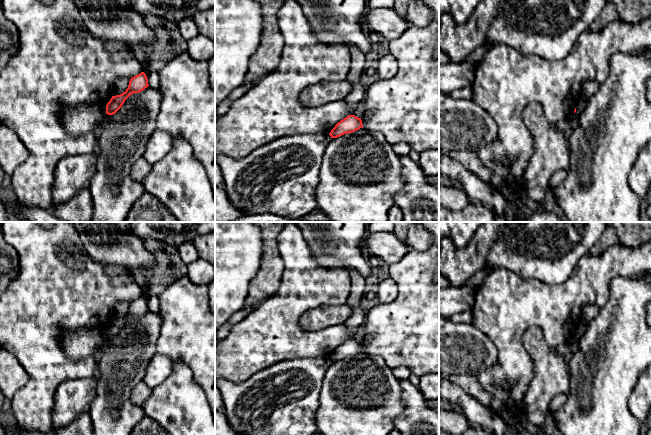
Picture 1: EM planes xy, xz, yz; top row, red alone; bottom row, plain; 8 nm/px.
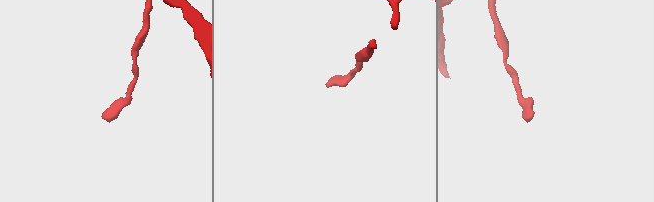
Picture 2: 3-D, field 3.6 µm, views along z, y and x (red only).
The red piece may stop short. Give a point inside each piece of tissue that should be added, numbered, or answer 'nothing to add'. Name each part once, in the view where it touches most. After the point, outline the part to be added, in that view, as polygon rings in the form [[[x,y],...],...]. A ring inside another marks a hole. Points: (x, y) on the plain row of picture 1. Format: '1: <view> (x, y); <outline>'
nothing to add

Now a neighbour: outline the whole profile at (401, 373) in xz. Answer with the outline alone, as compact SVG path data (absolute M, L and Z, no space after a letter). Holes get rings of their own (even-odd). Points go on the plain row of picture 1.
M400 366L393 369L393 374L397 379L404 380L409 378L411 372L408 368Z

